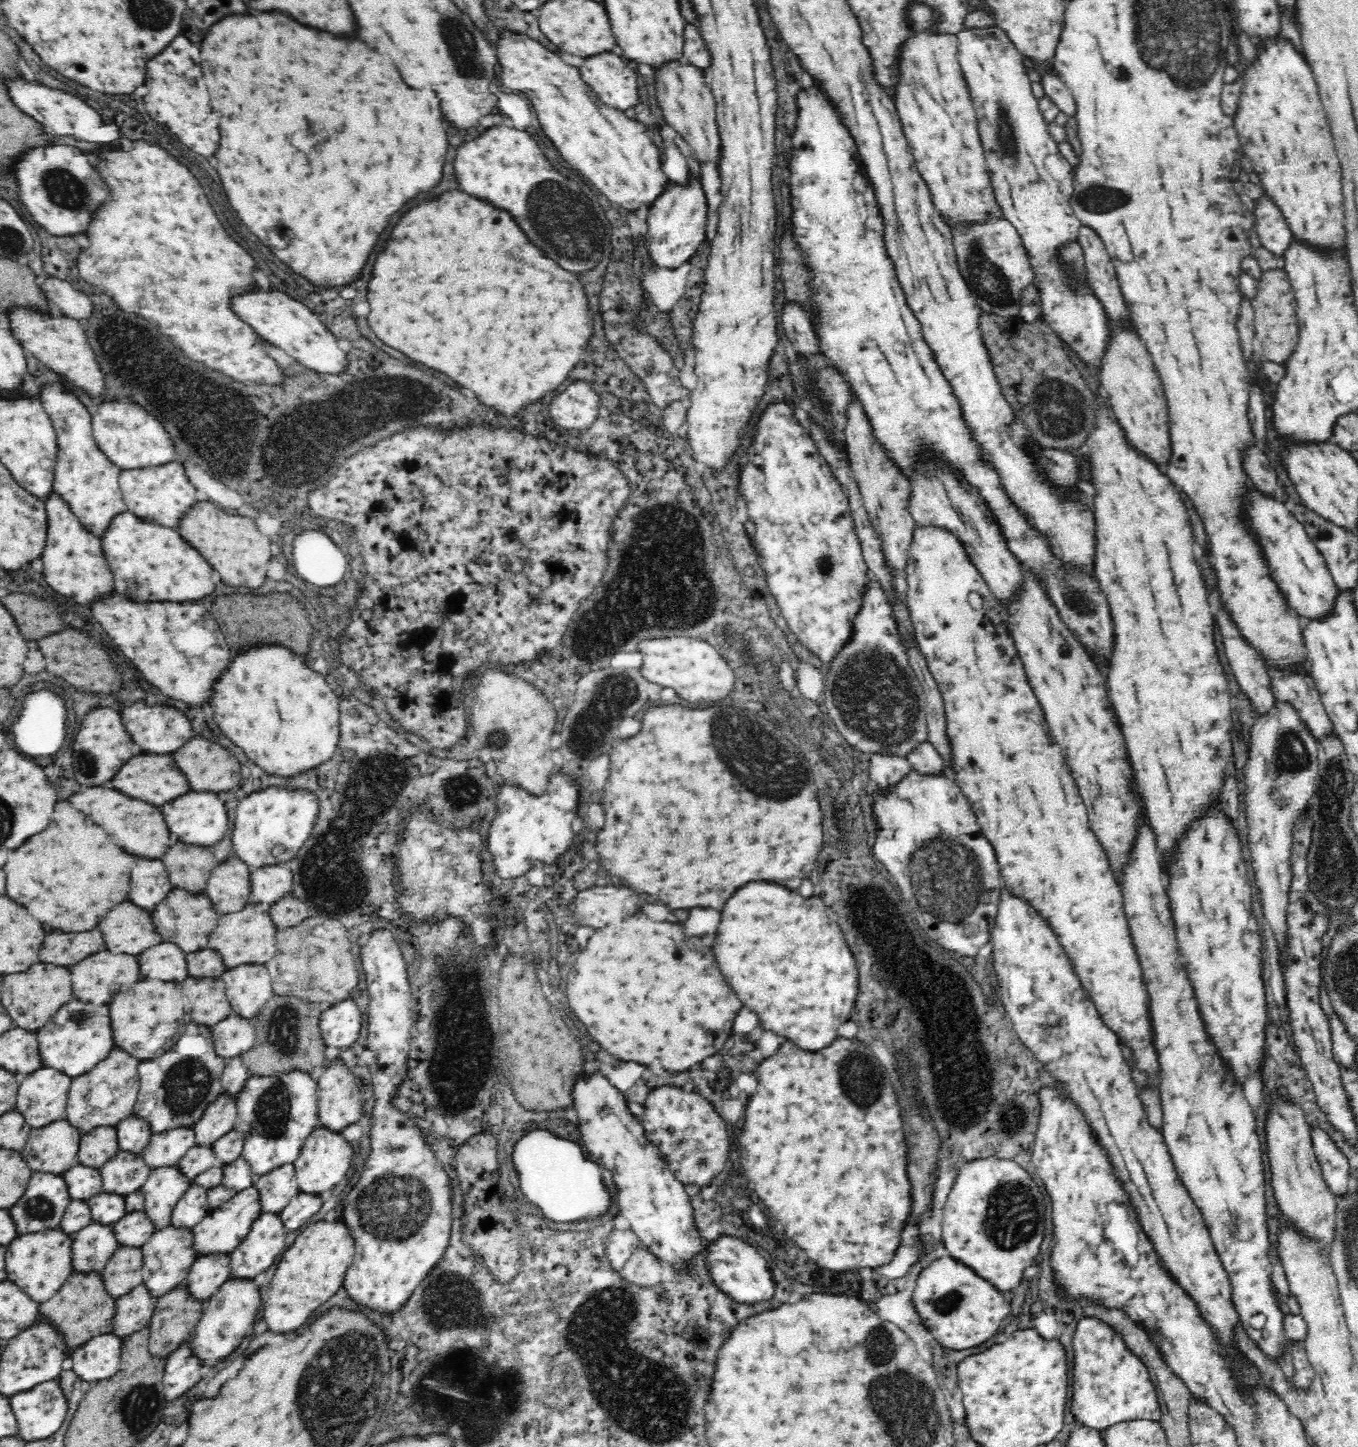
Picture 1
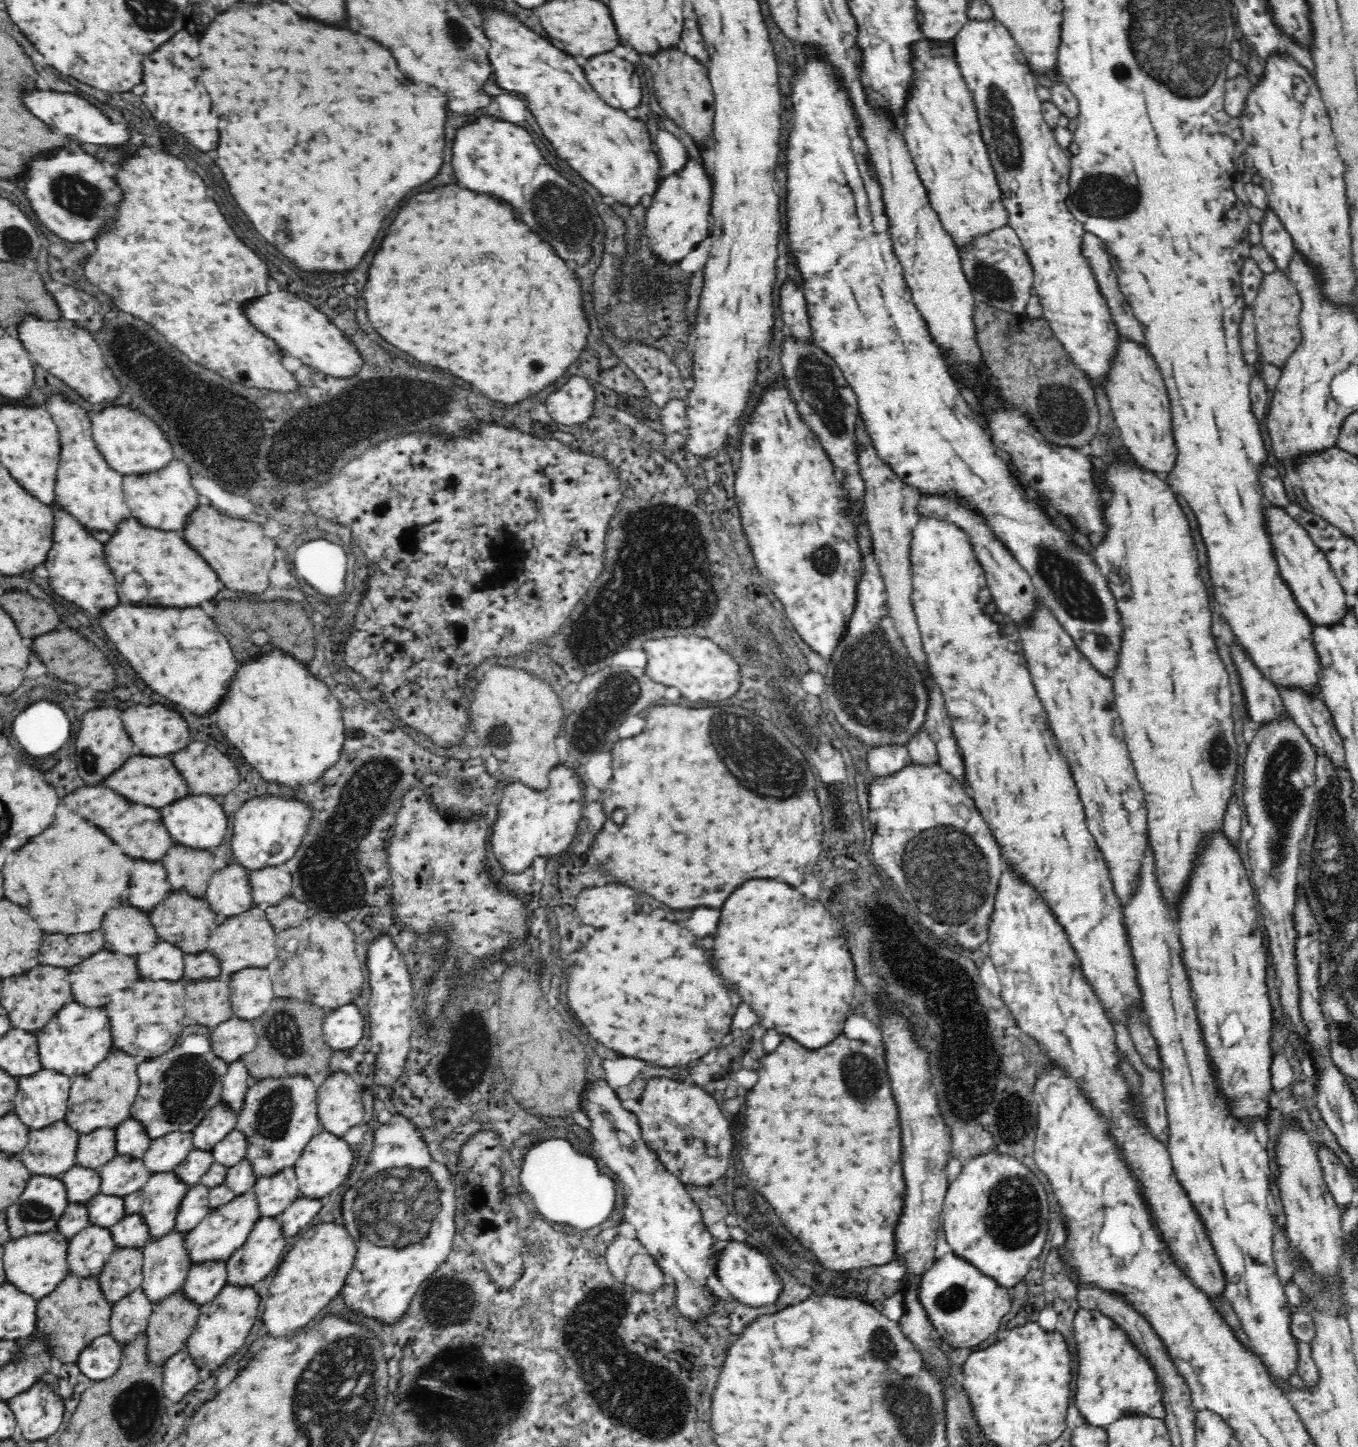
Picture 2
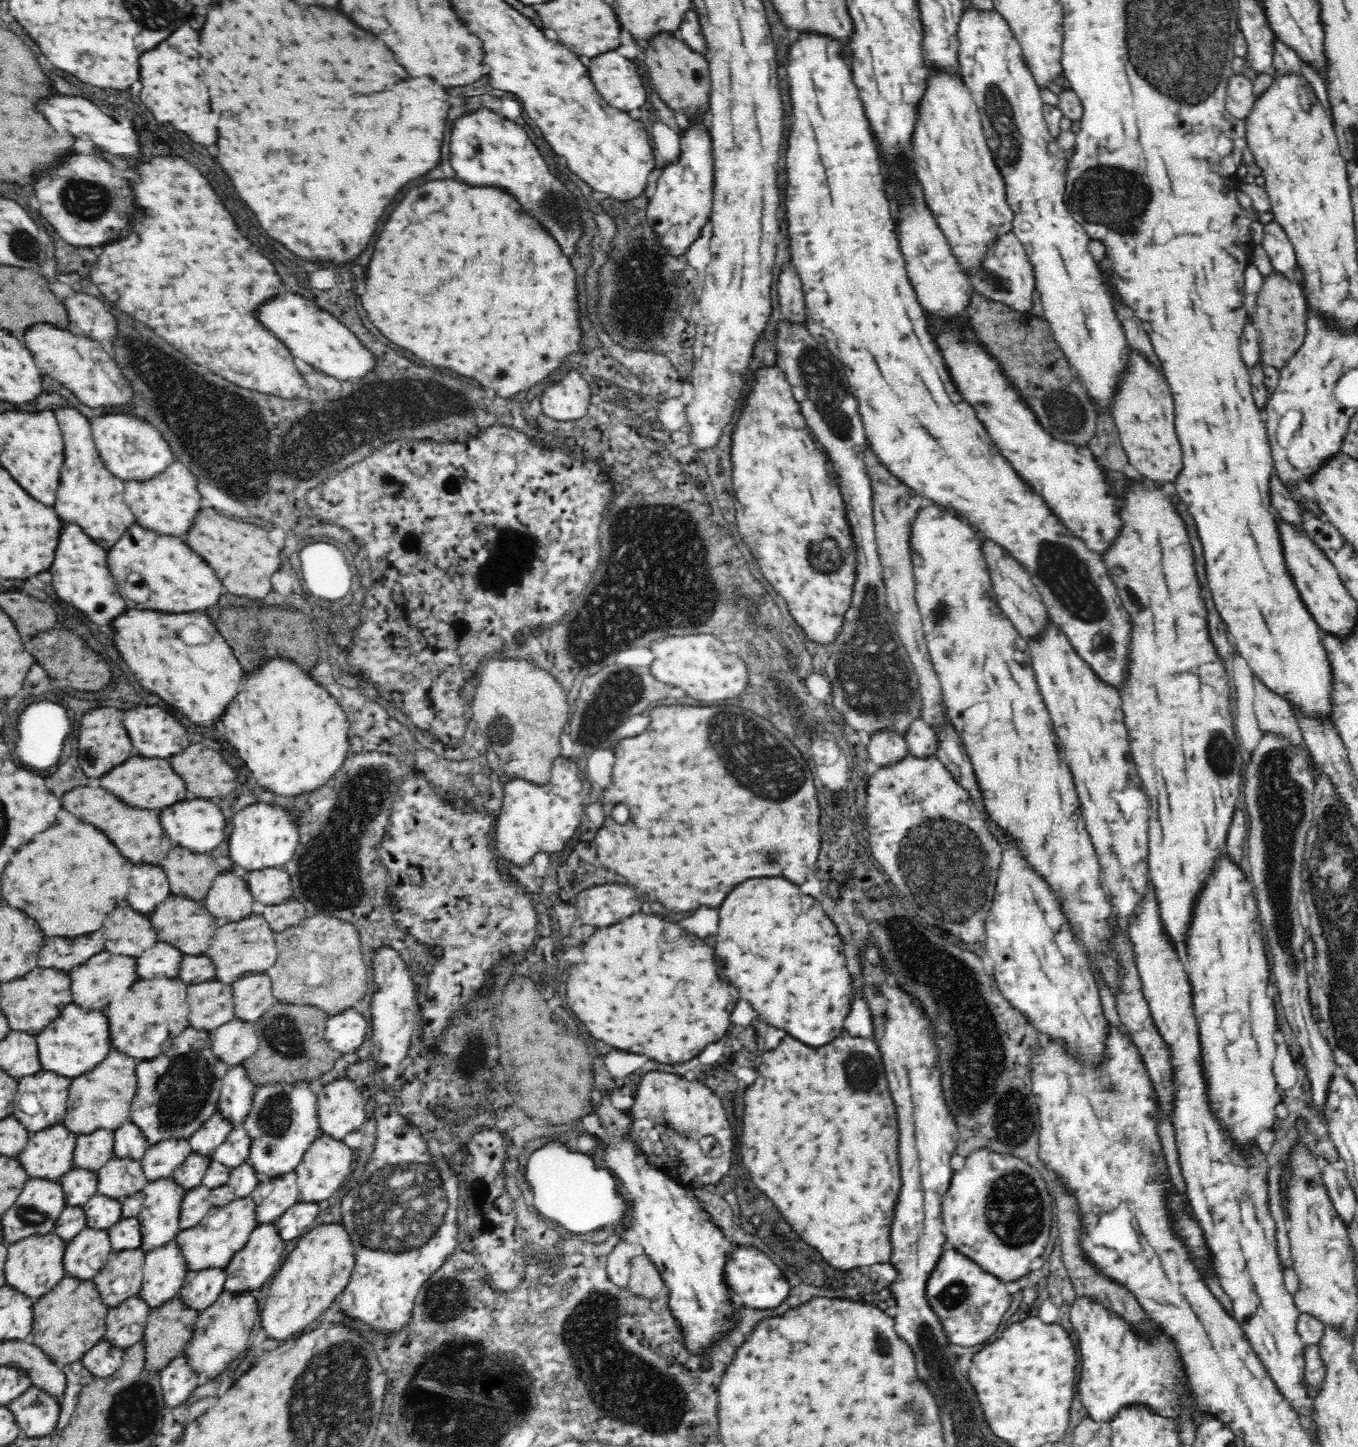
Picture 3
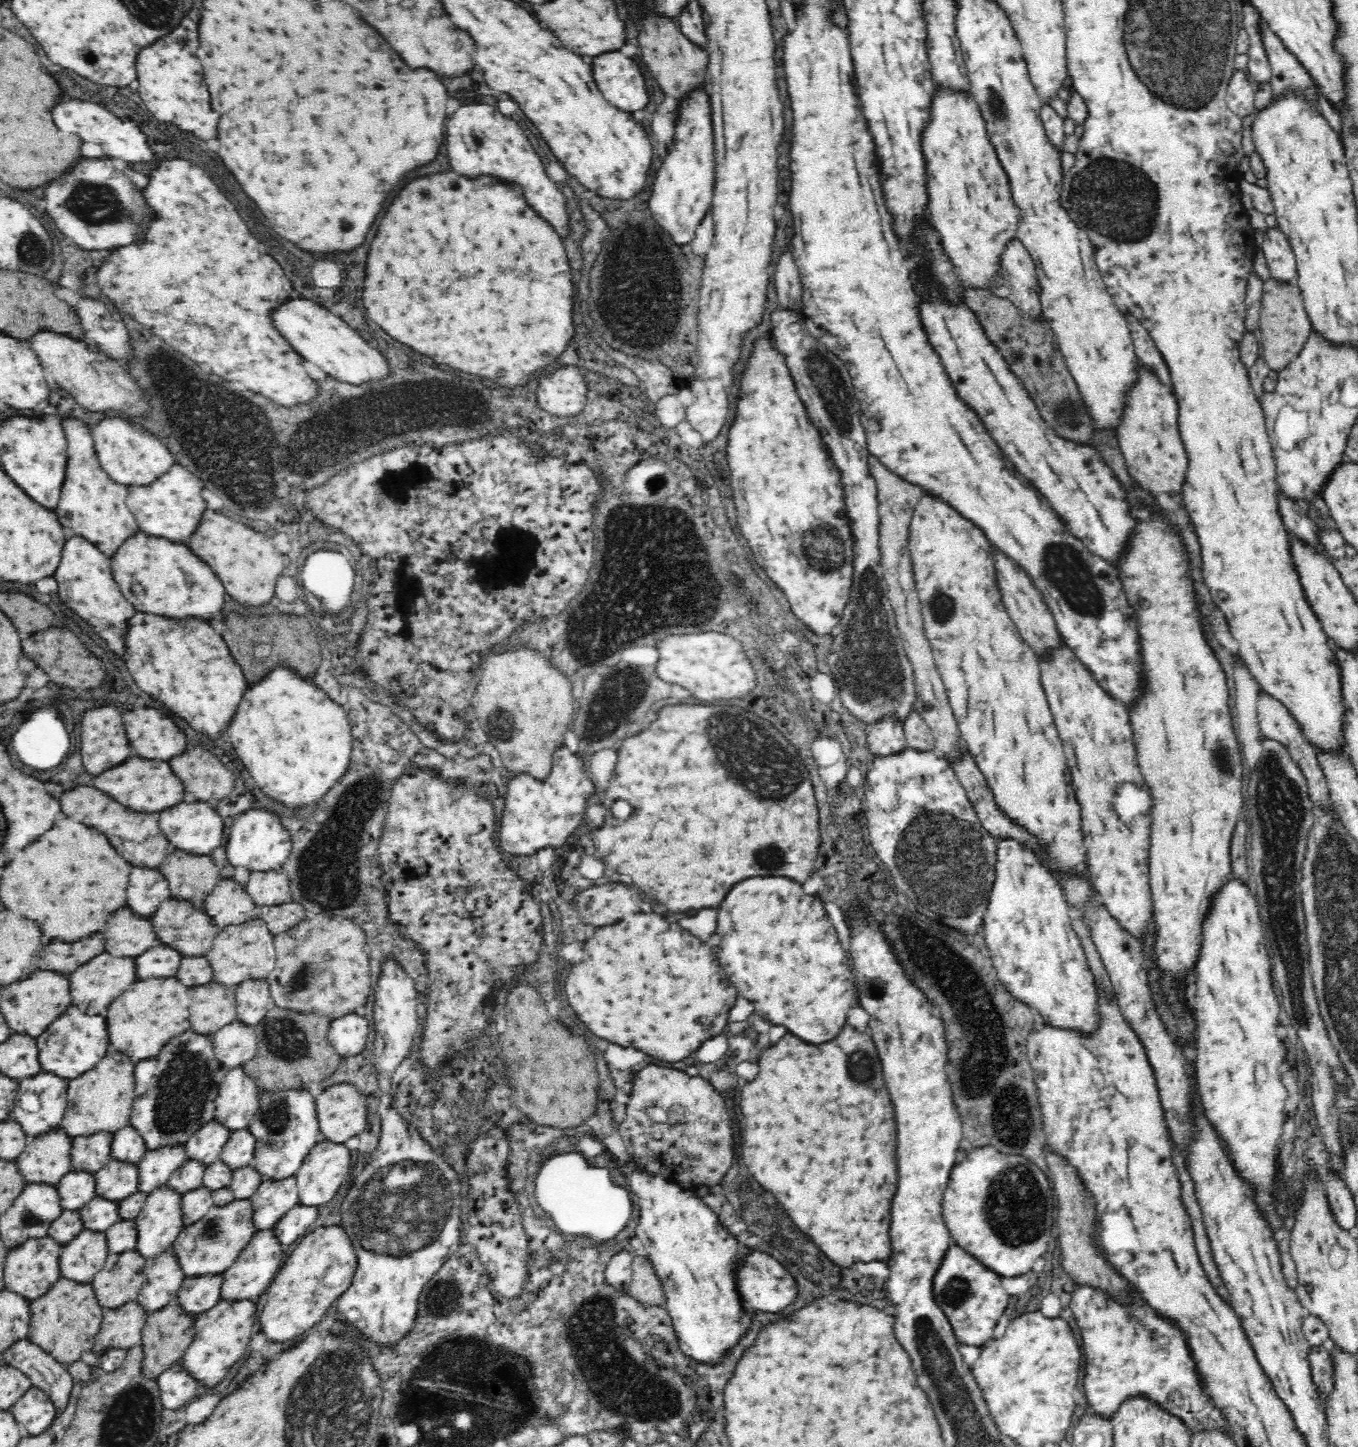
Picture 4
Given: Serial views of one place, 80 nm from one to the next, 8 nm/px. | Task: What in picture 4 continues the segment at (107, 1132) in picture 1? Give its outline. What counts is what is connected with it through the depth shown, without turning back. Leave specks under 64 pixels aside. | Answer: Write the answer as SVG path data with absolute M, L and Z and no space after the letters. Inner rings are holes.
M100 1132L98 1136L72 1140L71 1168L74 1171L95 1173L109 1164L110 1154L110 1134L106 1134L106 1132Z

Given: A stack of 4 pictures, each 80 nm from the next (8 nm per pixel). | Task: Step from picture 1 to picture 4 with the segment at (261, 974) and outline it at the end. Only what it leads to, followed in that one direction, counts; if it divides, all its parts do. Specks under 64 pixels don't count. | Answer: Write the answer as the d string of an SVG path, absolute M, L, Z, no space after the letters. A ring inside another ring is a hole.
M250 980L250 984L242 984L235 994L237 1020L246 1026L256 1026L266 1018L275 1002L266 988L264 980Z

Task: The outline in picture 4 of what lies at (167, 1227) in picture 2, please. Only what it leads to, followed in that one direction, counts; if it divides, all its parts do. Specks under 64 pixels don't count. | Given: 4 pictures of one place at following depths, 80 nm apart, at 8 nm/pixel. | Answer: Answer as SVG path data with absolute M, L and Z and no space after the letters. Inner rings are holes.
M156 1188L148 1194L142 1212L138 1214L135 1251L144 1261L156 1259L168 1251L184 1226L181 1196L167 1188Z

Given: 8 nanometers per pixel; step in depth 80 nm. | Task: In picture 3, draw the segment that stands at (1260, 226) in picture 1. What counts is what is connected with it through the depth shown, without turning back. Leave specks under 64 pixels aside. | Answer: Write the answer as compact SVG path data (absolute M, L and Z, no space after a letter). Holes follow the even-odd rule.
M1272 220L1263 228L1261 247L1266 251L1273 272L1284 277L1294 277L1297 268L1297 258L1284 229Z

